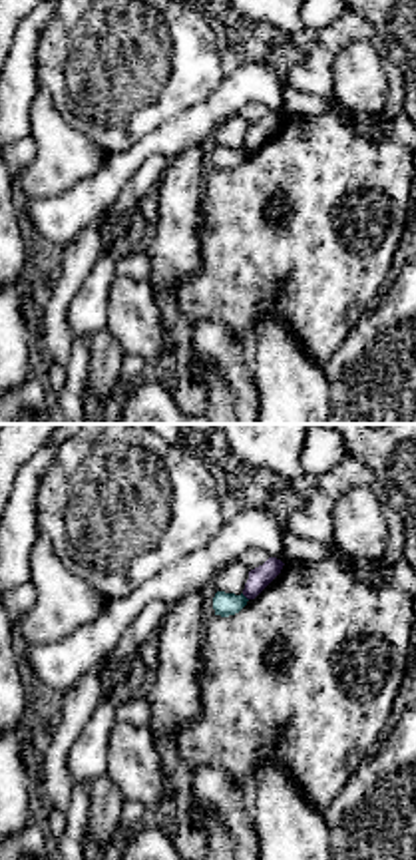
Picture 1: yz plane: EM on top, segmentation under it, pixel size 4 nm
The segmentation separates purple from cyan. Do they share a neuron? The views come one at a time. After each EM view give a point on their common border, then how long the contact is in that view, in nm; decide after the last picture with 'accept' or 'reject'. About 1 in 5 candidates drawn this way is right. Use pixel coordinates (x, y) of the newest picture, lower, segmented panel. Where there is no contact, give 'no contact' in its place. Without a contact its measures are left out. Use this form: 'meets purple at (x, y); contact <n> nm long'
meets purple at (245, 596); contact 40 nm long

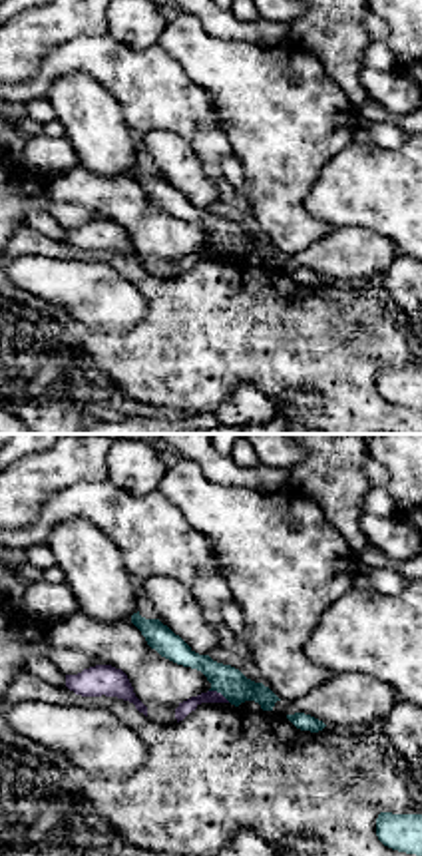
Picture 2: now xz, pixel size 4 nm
meets purple at (219, 693); contact 100 nm long

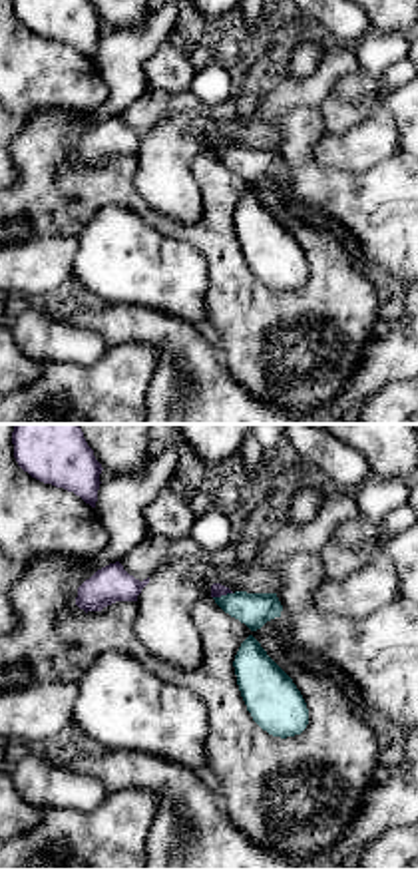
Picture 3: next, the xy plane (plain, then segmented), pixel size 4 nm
meets purple at (221, 594); contact 80 nm long

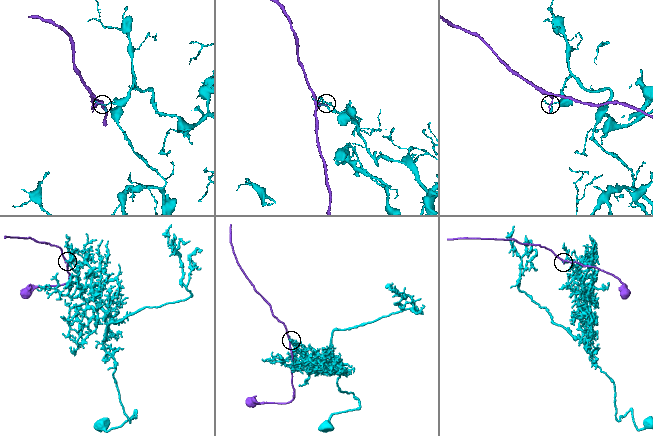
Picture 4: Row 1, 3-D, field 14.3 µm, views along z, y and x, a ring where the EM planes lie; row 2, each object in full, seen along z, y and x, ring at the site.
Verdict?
reject

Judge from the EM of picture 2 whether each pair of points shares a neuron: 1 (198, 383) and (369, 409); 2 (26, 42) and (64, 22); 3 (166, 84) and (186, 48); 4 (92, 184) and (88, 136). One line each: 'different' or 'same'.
1: same
2: same
3: different
4: different

